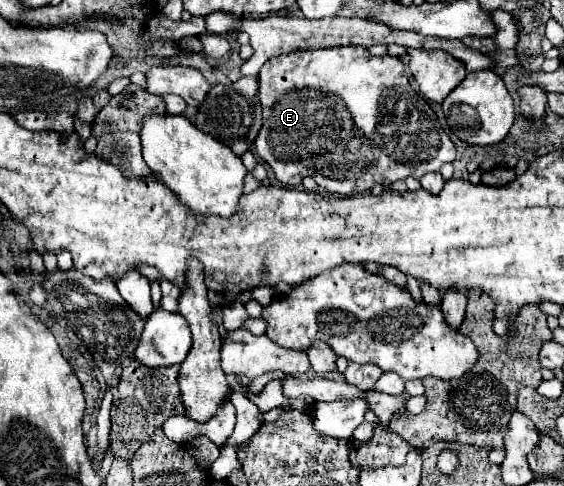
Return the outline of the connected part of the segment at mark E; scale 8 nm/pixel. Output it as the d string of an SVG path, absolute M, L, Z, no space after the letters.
M336 46L336 48L322 48L322 50L294 50L276 58L270 58L260 74L258 74L258 84L260 84L260 106L262 106L262 114L264 114L264 122L262 128L254 140L254 150L256 156L260 156L266 164L270 164L270 168L274 170L276 178L284 184L284 186L300 186L302 180L306 176L312 176L318 186L326 188L330 194L338 194L338 196L346 196L346 194L360 194L360 192L368 192L372 188L374 182L396 182L396 180L404 180L406 176L414 176L414 178L422 178L428 172L438 172L442 164L452 162L456 158L456 148L452 144L452 140L446 136L446 132L442 130L434 110L430 108L430 104L412 90L408 76L404 72L404 64L398 56L374 56L370 54L370 50L366 46Z

